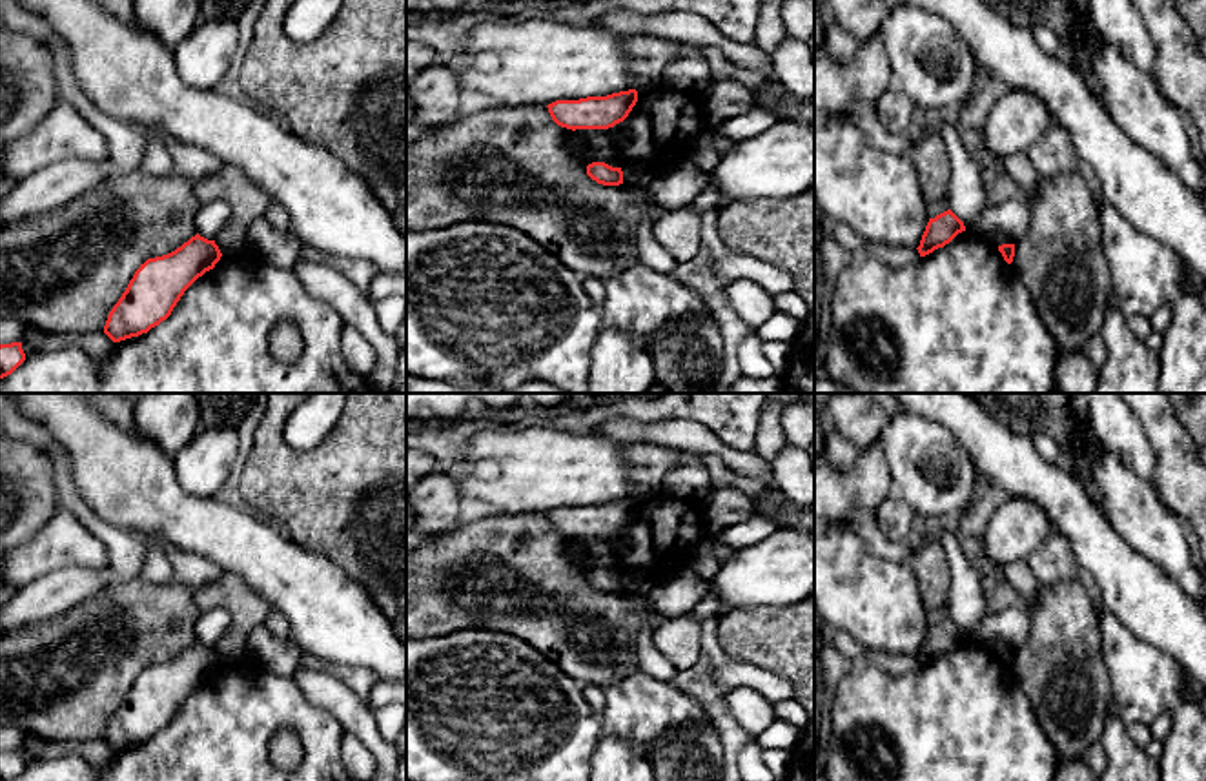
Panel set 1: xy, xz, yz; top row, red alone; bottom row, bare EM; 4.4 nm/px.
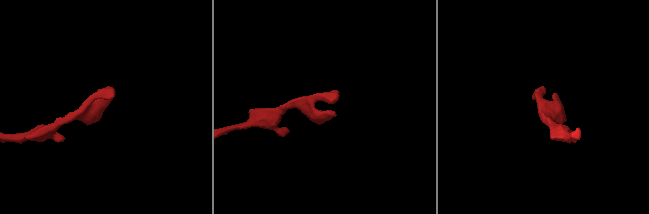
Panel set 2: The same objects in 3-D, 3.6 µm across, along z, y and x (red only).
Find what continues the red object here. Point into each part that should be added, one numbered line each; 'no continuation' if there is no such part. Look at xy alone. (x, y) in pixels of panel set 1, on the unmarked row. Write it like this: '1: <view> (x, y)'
no continuation

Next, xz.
no continuation

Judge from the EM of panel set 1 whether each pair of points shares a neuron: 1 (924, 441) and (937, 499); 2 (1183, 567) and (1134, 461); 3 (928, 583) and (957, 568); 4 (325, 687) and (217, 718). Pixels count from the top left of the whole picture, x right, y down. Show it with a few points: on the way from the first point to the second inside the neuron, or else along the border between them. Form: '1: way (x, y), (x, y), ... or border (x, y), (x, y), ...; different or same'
1: way (920, 456), (911, 466), (926, 485); same
2: border (1106, 452), (1112, 452), (1150, 483); different
3: border (939, 543), (950, 572), (948, 603); different
4: border (292, 676), (301, 692), (336, 720); different

